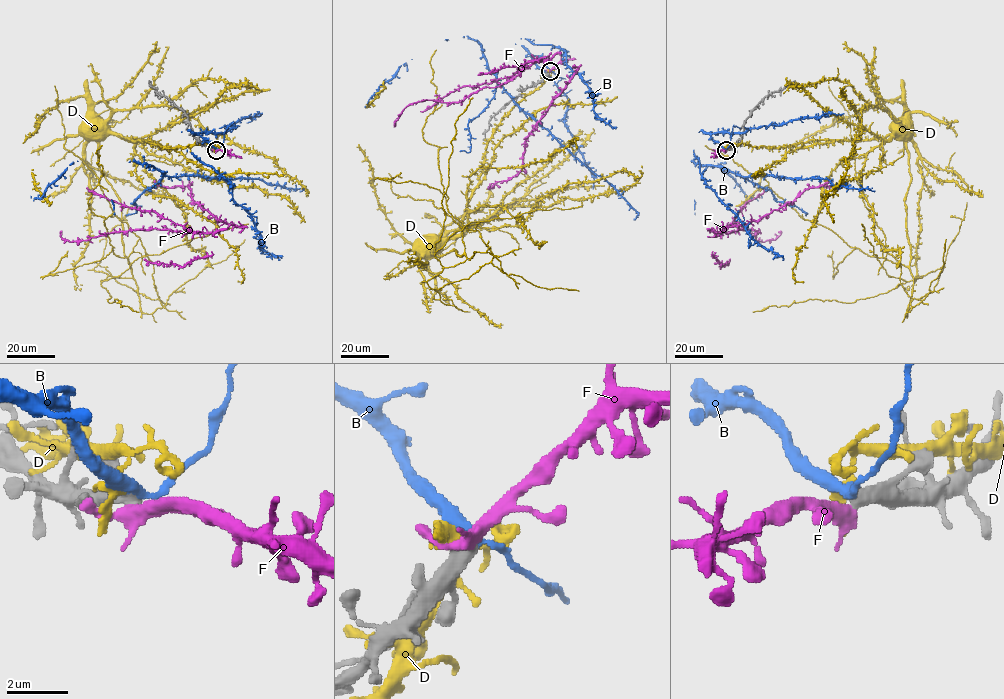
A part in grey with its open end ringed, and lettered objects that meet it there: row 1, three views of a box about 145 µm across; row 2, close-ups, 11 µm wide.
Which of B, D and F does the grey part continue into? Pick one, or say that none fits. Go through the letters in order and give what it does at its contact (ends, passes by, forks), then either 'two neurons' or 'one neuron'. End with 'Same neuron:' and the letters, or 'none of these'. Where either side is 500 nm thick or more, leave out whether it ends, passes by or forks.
B: two neurons
D: two neurons
F: one neuron
Same neuron: F

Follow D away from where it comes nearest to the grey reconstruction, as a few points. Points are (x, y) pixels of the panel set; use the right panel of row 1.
D: (726, 149), (895, 134), (905, 142), (907, 314), (900, 263), (855, 178), (849, 115), (828, 85)

